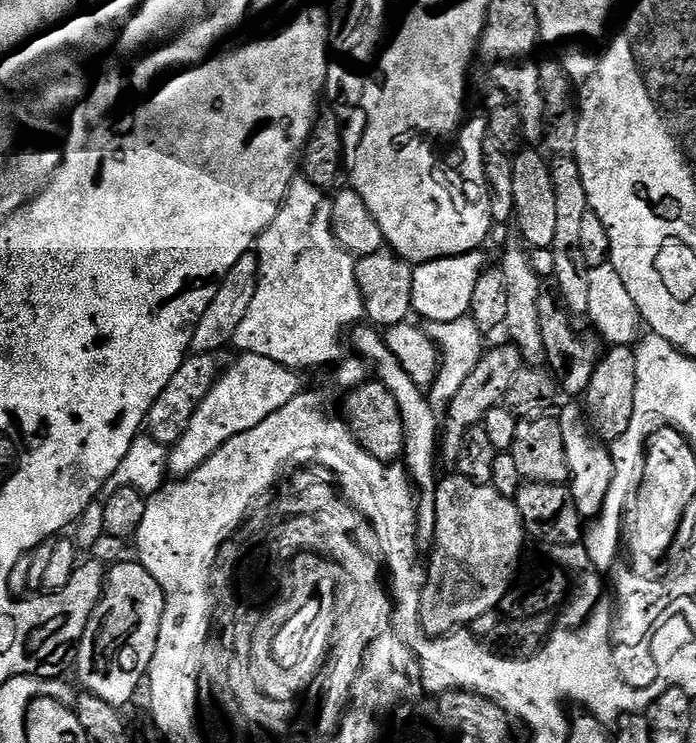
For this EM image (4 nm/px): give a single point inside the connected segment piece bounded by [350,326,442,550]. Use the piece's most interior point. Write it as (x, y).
(422, 431)

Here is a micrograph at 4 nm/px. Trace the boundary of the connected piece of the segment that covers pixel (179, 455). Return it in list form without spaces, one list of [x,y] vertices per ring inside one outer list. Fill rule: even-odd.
[[[249,352],[235,358],[237,360],[233,362],[232,369],[223,373],[222,379],[209,392],[202,406],[198,406],[194,418],[190,418],[187,430],[180,435],[180,440],[171,445],[167,471],[173,477],[189,476],[226,442],[230,442],[230,438],[253,430],[302,392],[299,371],[281,368],[270,358]]]

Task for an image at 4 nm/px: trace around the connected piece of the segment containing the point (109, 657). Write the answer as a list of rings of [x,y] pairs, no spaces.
[[[138,562],[116,564],[107,569],[100,603],[74,652],[76,676],[87,695],[102,698],[102,702],[117,710],[135,698],[154,658],[163,608],[164,591]]]

